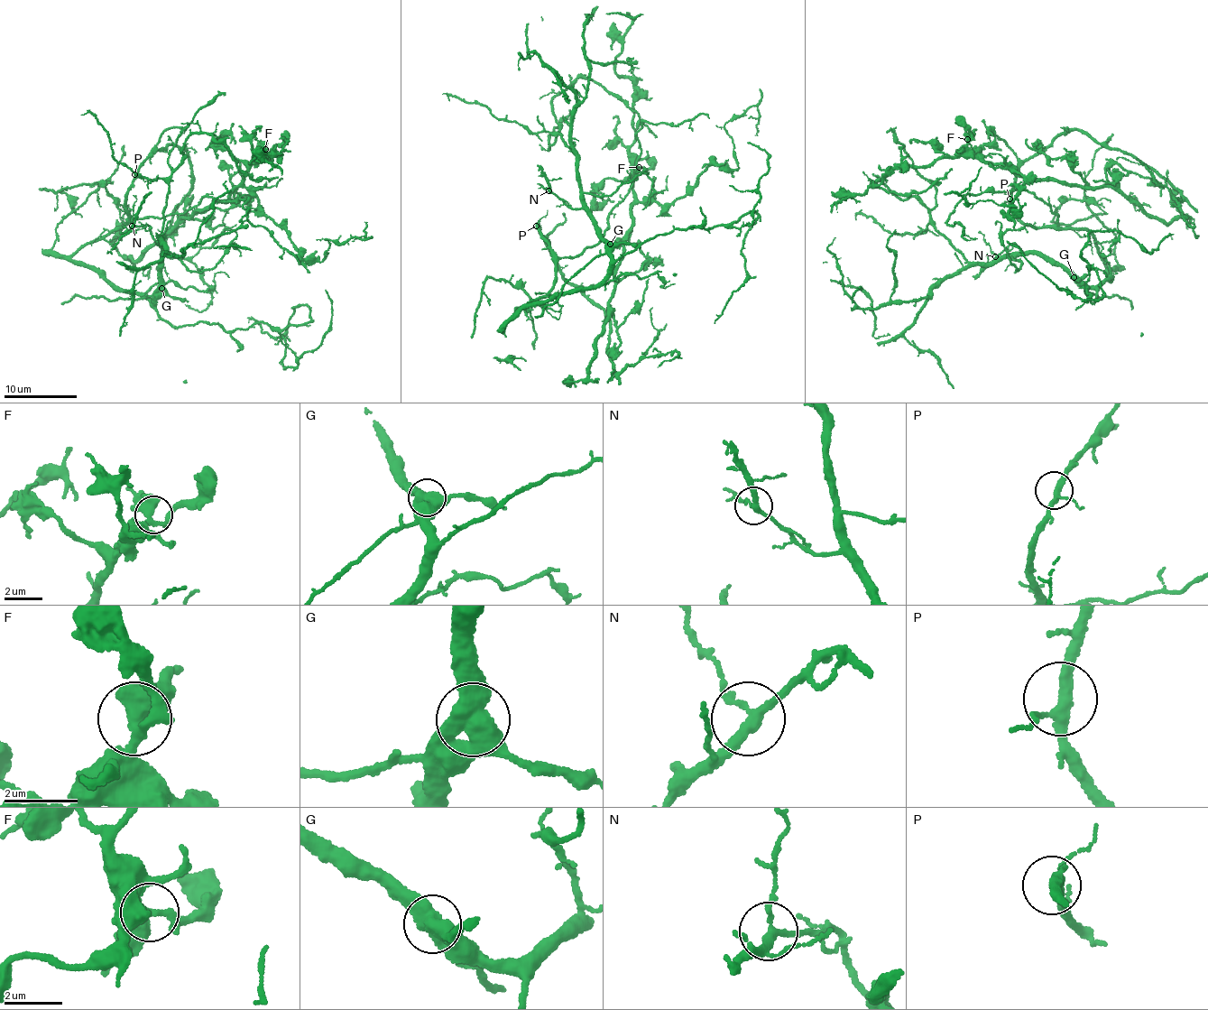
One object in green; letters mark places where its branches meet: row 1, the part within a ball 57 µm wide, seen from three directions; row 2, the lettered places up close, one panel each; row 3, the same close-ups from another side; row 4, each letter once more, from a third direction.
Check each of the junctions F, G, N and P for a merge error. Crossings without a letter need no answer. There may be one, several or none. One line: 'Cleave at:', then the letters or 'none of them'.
Cleave at: G

